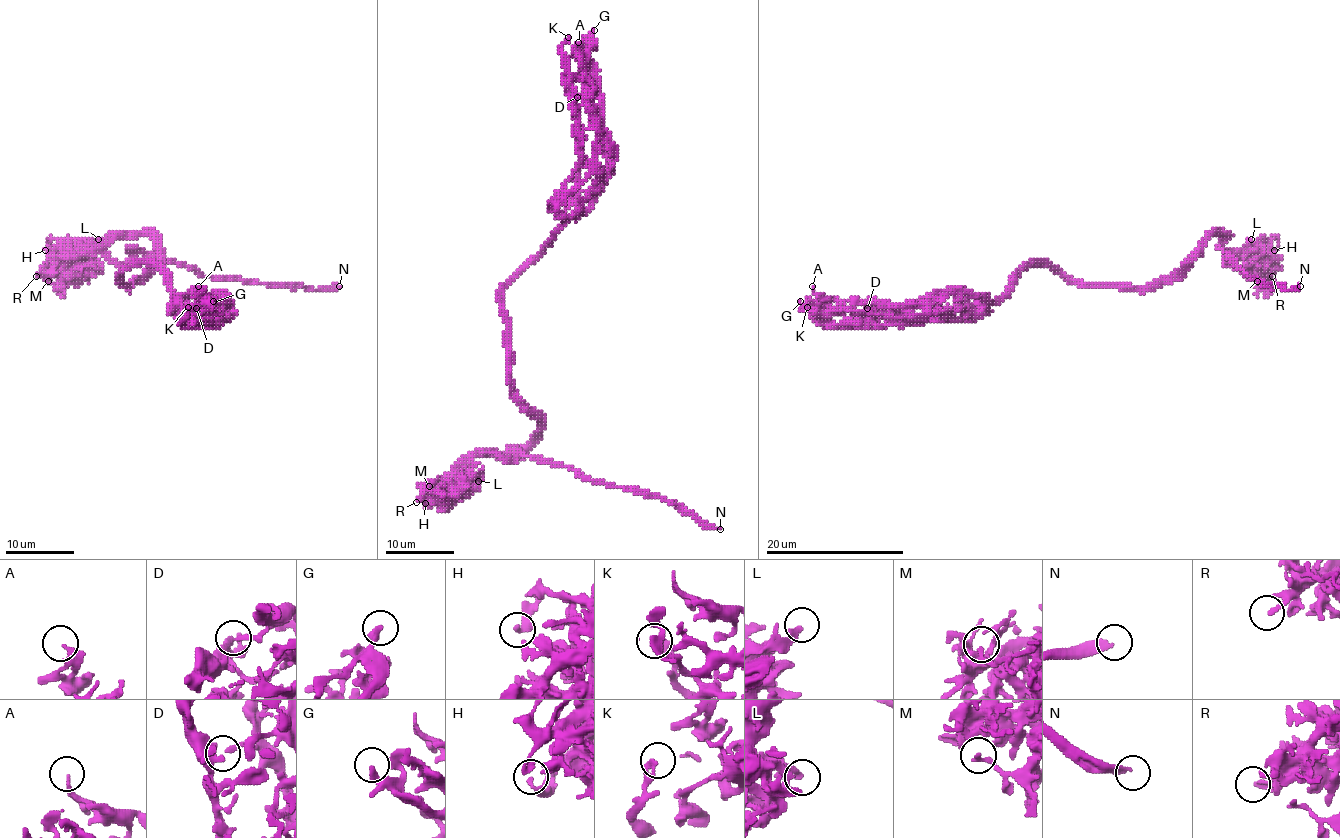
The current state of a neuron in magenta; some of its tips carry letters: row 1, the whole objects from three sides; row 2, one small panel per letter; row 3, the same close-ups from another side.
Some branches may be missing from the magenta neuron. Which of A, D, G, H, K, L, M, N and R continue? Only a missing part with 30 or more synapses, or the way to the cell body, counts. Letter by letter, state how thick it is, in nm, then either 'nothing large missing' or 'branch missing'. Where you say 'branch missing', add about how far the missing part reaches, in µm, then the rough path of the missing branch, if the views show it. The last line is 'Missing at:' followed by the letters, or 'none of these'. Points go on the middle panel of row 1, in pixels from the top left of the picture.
A: 140 nm | nothing large missing
D: 140 nm | nothing large missing
G: 170 nm | nothing large missing
H: 170 nm | nothing large missing
K: 240 nm | nothing large missing
L: 240 nm | nothing large missing
M: 160 nm | nothing large missing
N: 280 nm | branch missing | 15 µm
R: 180 nm | nothing large missing
Missing at: N

